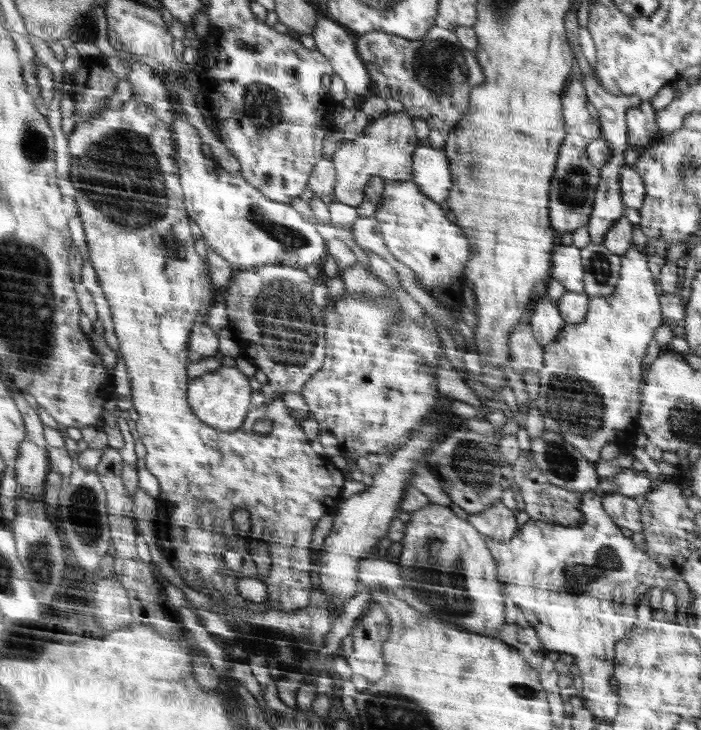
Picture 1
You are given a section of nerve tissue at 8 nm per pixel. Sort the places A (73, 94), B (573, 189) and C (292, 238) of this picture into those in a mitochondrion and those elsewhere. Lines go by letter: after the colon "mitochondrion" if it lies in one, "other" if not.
A: other
B: mitochondrion
C: mitochondrion

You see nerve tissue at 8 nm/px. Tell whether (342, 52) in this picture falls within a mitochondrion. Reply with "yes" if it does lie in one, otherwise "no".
no

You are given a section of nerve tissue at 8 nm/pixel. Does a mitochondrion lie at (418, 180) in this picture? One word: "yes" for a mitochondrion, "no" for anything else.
no

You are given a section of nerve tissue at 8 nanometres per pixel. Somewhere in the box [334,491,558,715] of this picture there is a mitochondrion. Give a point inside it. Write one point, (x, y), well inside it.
(439, 579)

